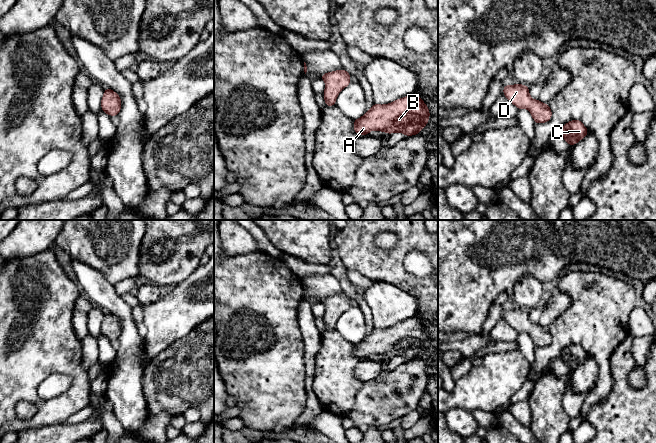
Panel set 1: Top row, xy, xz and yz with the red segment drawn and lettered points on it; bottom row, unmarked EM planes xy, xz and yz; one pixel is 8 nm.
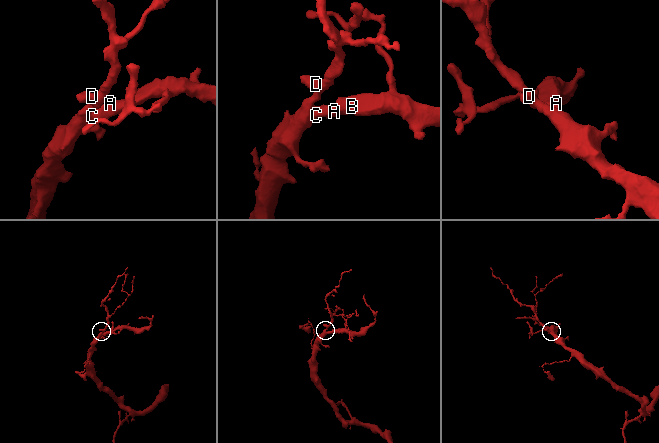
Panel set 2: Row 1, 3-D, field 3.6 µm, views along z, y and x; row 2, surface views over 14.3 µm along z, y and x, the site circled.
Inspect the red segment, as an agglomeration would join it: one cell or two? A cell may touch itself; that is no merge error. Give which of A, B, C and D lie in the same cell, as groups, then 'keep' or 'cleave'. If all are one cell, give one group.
groups A B C D; keep

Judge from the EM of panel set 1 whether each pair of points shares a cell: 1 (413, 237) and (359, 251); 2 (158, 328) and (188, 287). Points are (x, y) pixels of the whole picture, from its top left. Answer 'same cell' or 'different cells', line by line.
1: same cell
2: same cell

